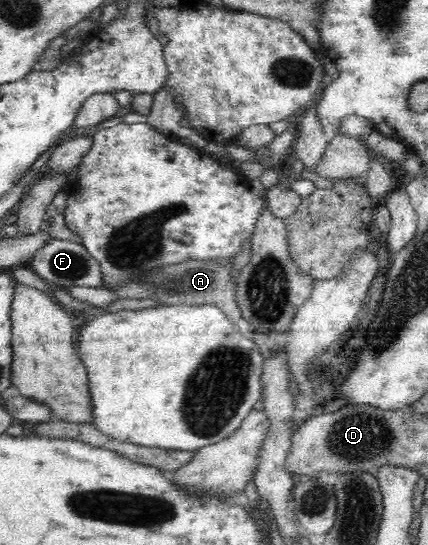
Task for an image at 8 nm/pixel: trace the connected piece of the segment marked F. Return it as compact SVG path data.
M52 239L30 260L30 268L44 281L62 288L102 286L101 265L84 245Z

